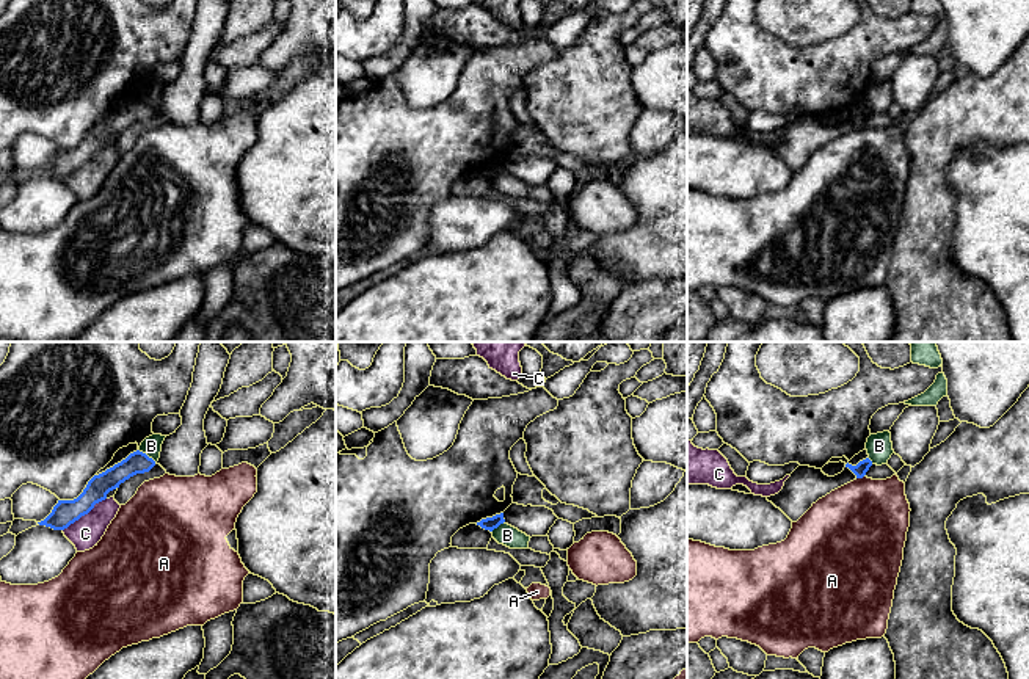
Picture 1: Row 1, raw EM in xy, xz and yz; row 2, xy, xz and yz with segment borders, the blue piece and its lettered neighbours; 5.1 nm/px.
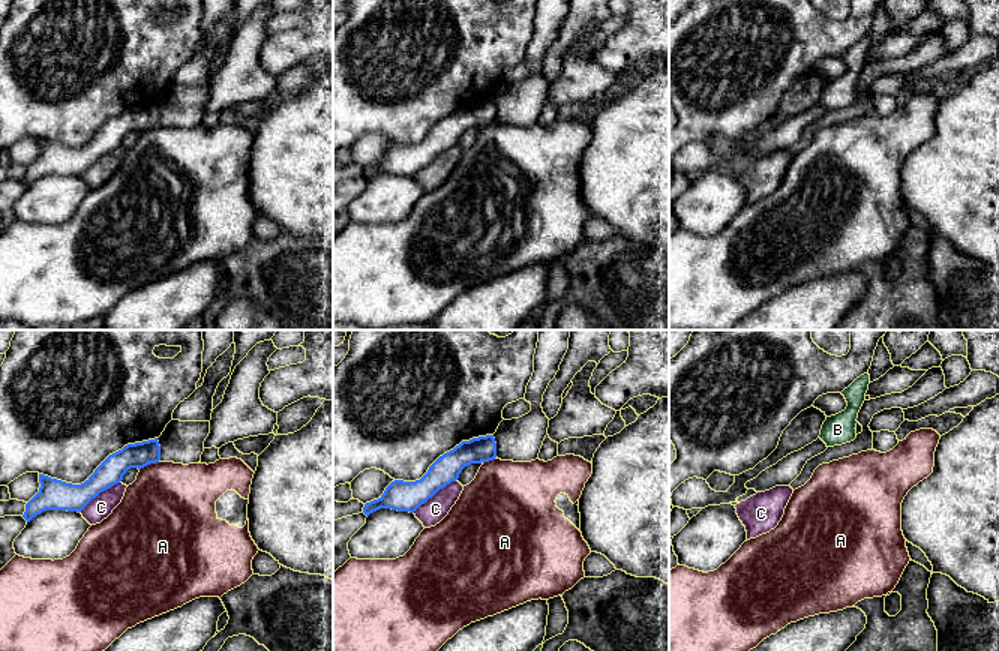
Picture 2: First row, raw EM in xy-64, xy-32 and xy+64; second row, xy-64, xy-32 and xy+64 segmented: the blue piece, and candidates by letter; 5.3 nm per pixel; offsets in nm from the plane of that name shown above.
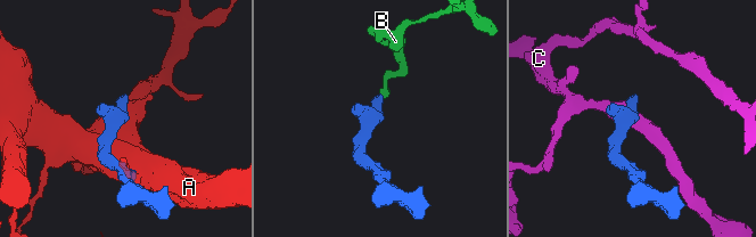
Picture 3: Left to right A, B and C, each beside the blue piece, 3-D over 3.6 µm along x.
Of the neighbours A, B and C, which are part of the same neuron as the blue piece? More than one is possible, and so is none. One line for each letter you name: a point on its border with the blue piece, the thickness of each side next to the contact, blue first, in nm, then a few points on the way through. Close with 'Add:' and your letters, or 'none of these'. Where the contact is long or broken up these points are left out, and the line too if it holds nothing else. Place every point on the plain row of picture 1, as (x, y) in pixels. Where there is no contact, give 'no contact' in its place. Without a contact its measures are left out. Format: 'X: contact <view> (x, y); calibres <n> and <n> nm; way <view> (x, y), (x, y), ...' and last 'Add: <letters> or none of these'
Add: none of these

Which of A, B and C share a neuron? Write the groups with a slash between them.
A / B / C

